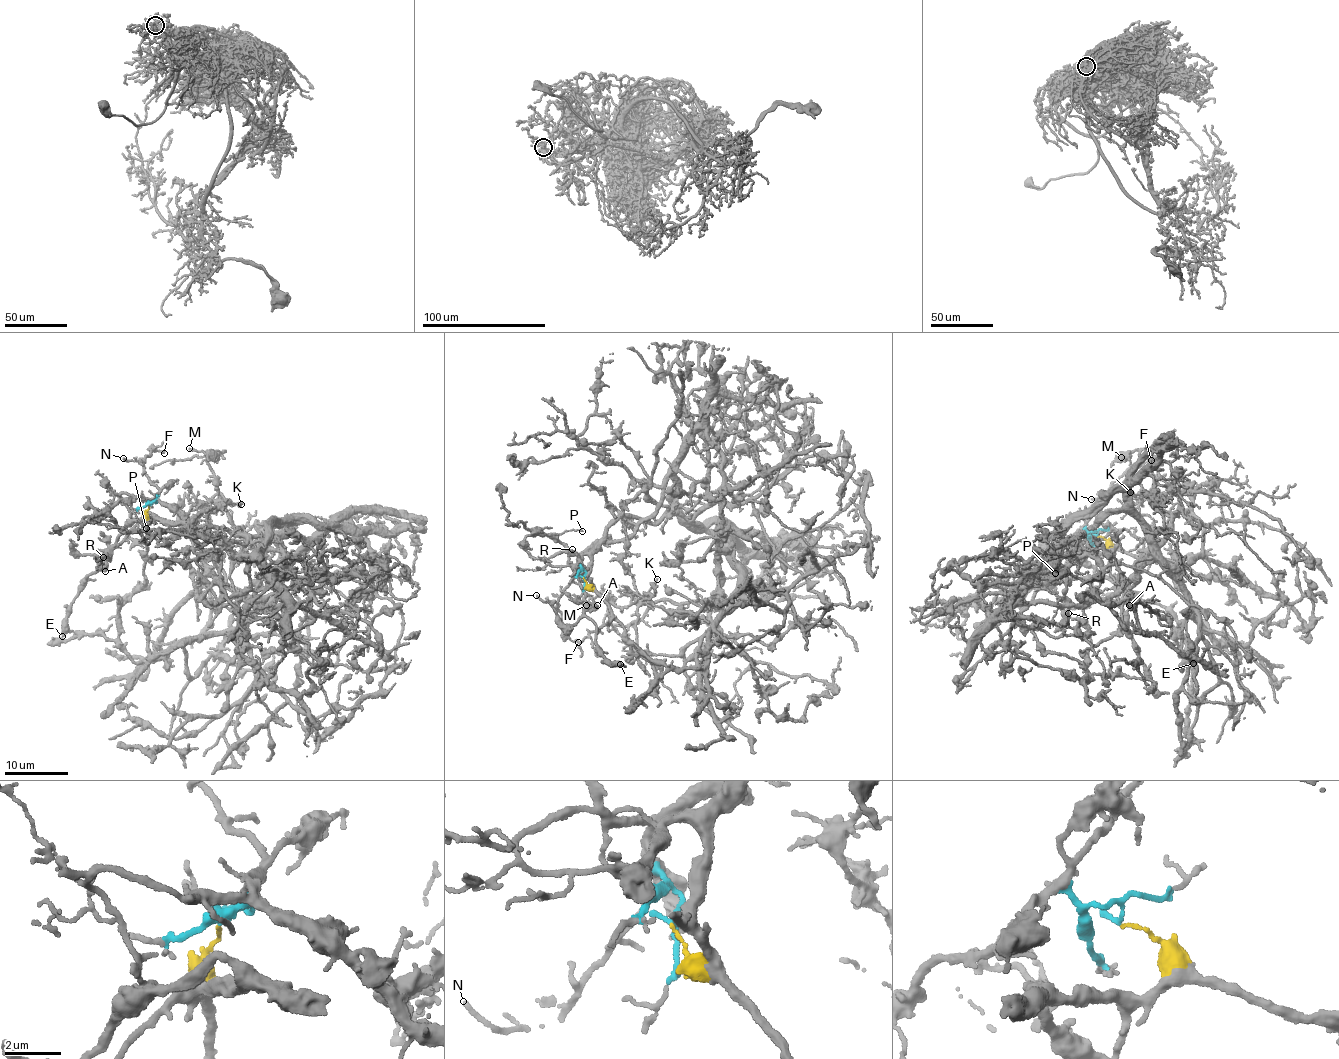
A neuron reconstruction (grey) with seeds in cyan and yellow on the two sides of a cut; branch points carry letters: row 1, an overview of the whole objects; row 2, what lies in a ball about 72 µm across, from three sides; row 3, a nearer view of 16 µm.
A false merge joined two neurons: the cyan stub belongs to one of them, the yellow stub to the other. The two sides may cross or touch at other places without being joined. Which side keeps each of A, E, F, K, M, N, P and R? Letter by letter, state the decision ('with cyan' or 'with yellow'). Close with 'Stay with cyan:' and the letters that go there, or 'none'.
A: with yellow
E: with yellow
F: with cyan
K: with cyan
M: with cyan
N: with cyan
P: with cyan
R: with yellow
Stay with cyan: F, K, M, N, P

